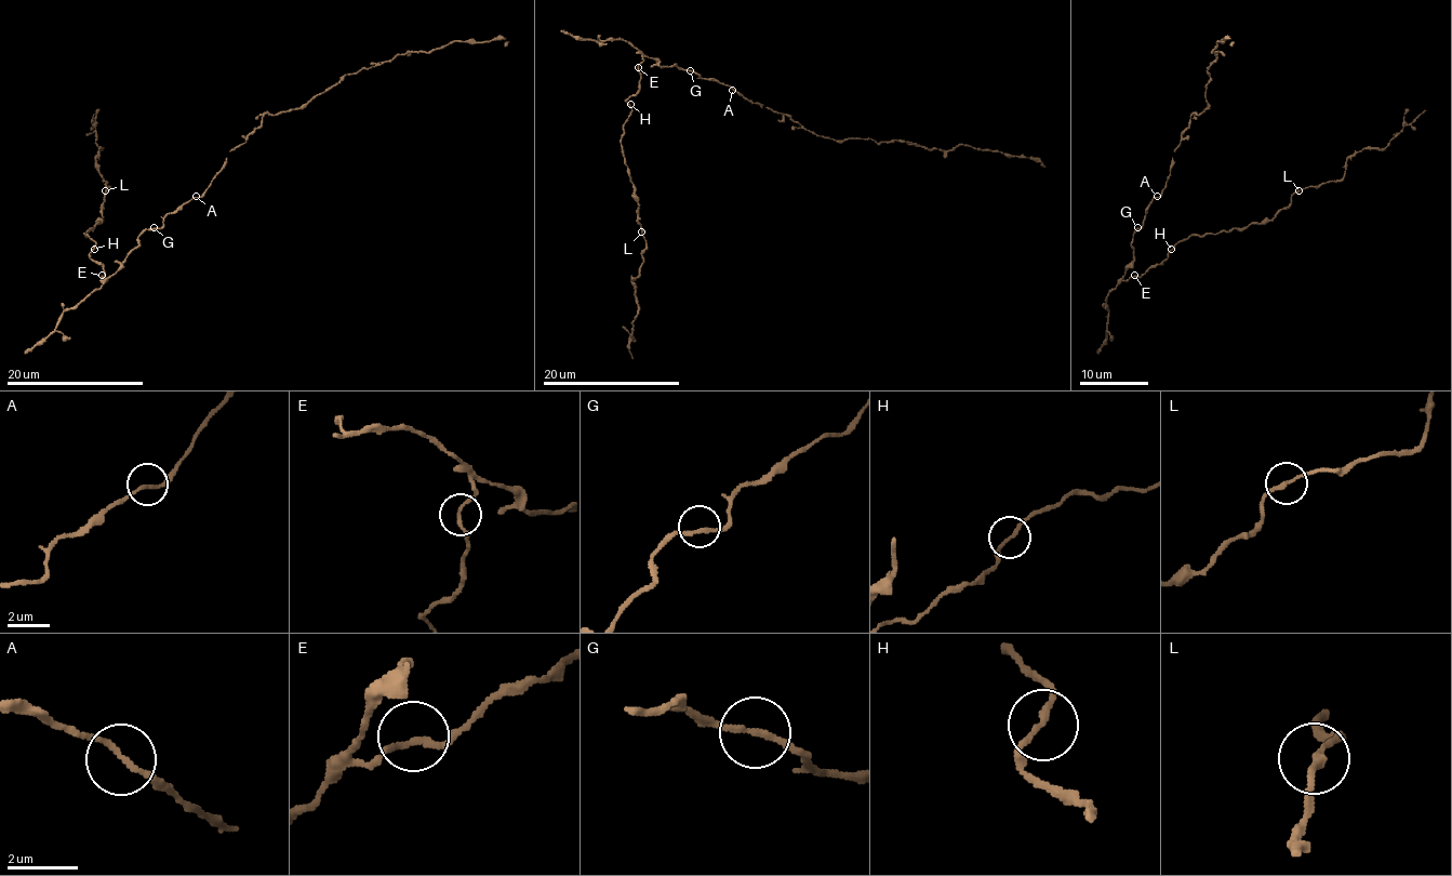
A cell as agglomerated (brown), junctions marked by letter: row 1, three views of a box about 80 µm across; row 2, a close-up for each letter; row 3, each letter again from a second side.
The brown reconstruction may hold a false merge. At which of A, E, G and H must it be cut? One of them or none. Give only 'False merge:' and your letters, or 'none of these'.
False merge: none of these

